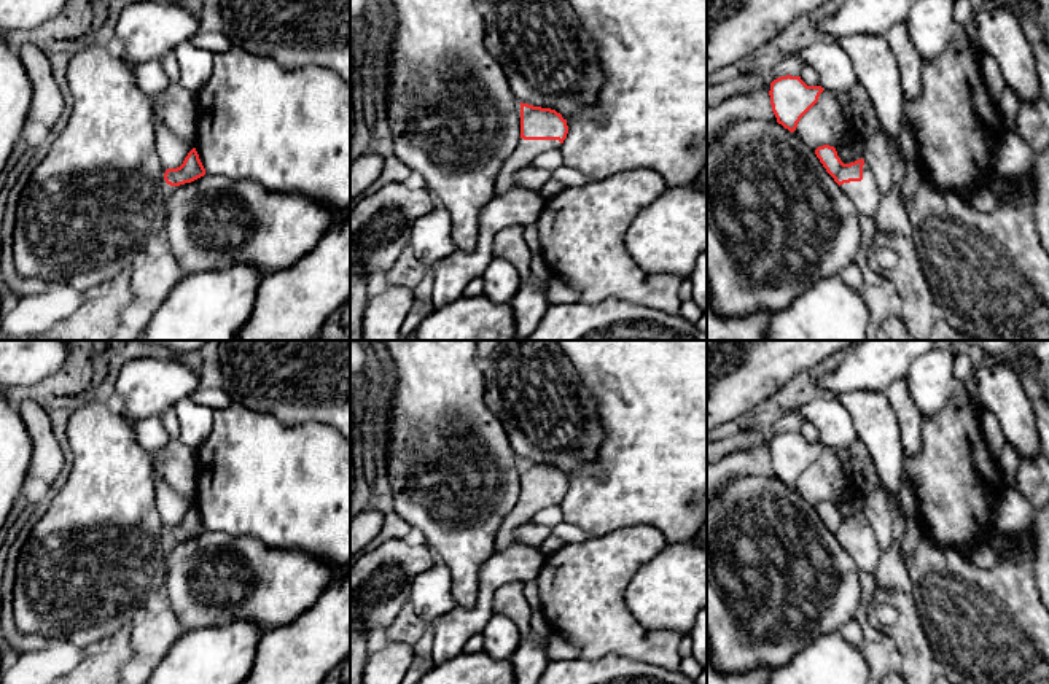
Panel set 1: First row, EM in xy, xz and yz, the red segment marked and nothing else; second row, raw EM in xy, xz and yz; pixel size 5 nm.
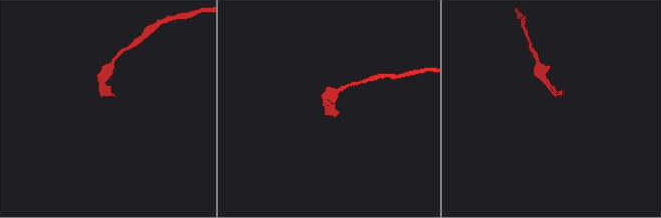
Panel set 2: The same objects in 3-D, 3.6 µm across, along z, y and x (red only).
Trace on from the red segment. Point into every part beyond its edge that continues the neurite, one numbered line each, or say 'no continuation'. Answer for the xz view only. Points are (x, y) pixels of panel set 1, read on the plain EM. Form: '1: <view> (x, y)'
1: xz (524, 509)

